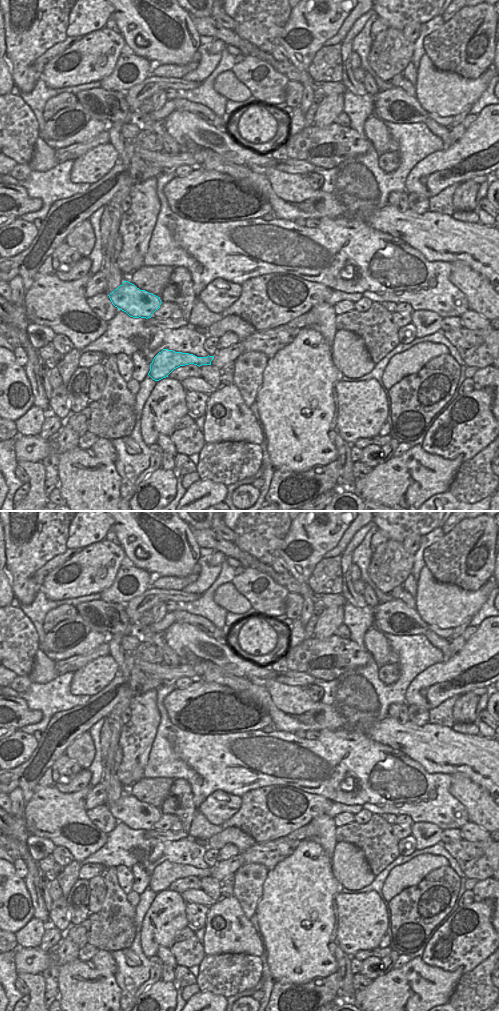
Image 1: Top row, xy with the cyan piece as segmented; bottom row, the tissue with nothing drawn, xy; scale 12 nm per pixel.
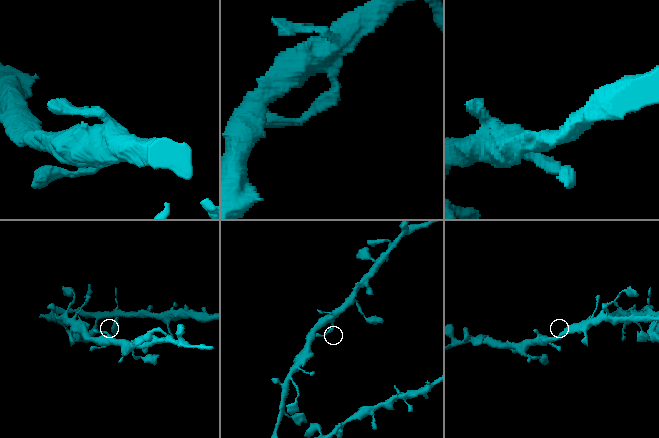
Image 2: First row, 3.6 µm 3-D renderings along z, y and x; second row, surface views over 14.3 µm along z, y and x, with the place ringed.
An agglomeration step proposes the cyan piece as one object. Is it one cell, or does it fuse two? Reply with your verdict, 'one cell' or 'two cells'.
one cell

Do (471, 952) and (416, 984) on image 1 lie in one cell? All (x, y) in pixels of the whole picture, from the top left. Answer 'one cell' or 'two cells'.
two cells

